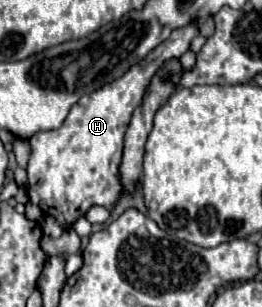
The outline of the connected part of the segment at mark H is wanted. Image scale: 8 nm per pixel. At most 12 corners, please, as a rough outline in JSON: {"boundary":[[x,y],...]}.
{"boundary":[[173,31],[123,77],[29,139],[27,193],[65,231],[115,209],[131,113],[161,63]]}

